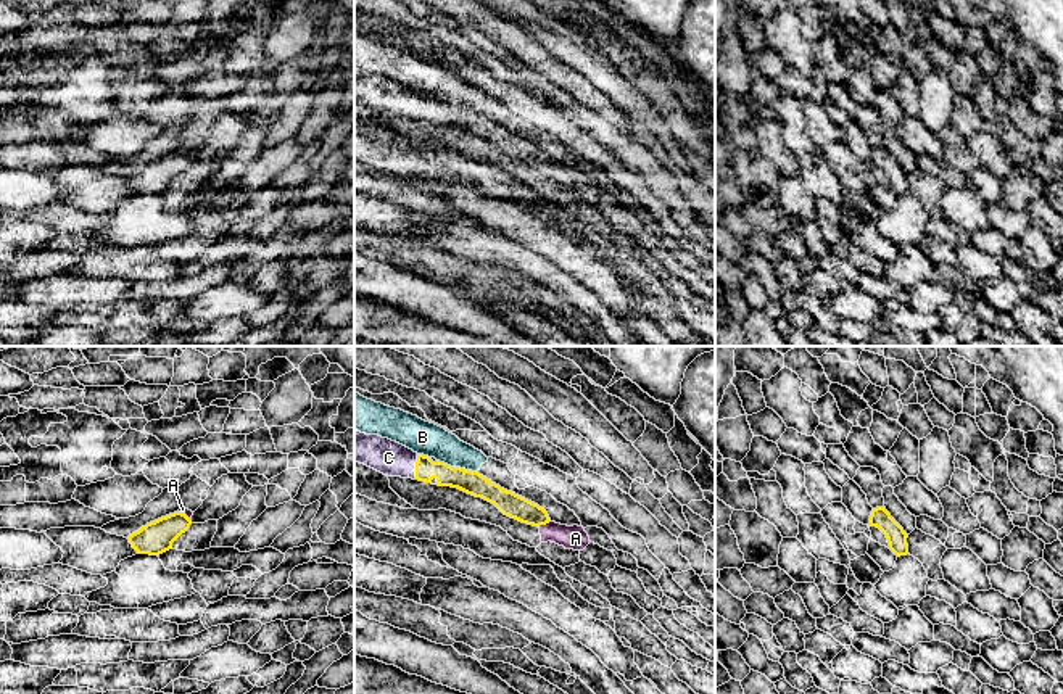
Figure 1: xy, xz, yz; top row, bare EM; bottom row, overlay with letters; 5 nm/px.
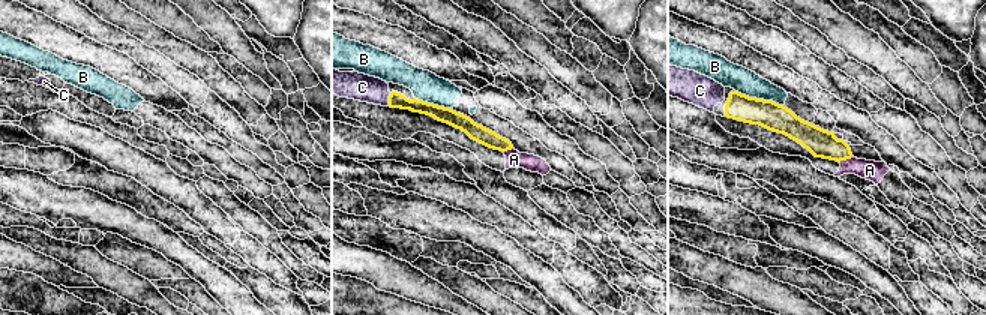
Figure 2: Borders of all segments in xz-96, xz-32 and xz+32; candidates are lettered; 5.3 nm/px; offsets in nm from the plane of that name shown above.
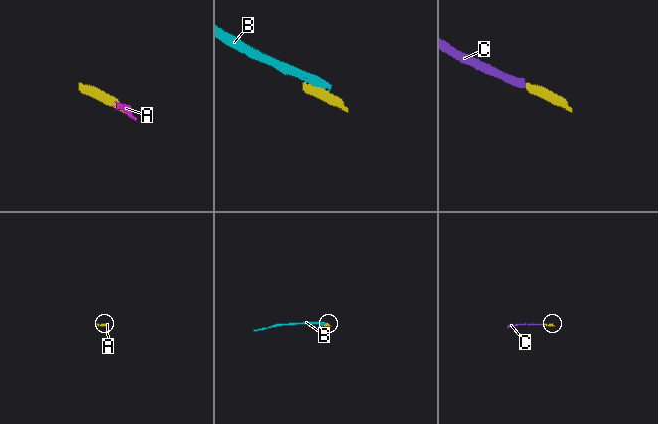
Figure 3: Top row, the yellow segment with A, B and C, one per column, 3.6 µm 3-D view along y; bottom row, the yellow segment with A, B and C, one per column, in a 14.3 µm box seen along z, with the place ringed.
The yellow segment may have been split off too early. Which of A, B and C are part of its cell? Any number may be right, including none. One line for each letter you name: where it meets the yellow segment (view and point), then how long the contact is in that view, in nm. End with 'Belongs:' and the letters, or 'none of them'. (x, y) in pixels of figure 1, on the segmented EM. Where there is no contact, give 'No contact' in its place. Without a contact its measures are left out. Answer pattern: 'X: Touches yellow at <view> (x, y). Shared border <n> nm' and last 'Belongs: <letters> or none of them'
A: Touches yellow at xz (543, 524). Shared border 70 nm
C: Touches yellow at xz (416, 462). Shared border 80 nm
Belongs: A, C

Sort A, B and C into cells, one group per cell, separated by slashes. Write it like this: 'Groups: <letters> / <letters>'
Groups: A C / B

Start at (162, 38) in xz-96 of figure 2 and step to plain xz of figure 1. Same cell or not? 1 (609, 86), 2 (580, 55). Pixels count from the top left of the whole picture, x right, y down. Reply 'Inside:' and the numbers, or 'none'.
Inside: none

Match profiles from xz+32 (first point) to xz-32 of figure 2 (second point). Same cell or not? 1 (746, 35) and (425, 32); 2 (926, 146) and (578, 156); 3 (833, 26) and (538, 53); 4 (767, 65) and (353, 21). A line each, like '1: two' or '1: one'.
1: one
2: two
3: one
4: two

